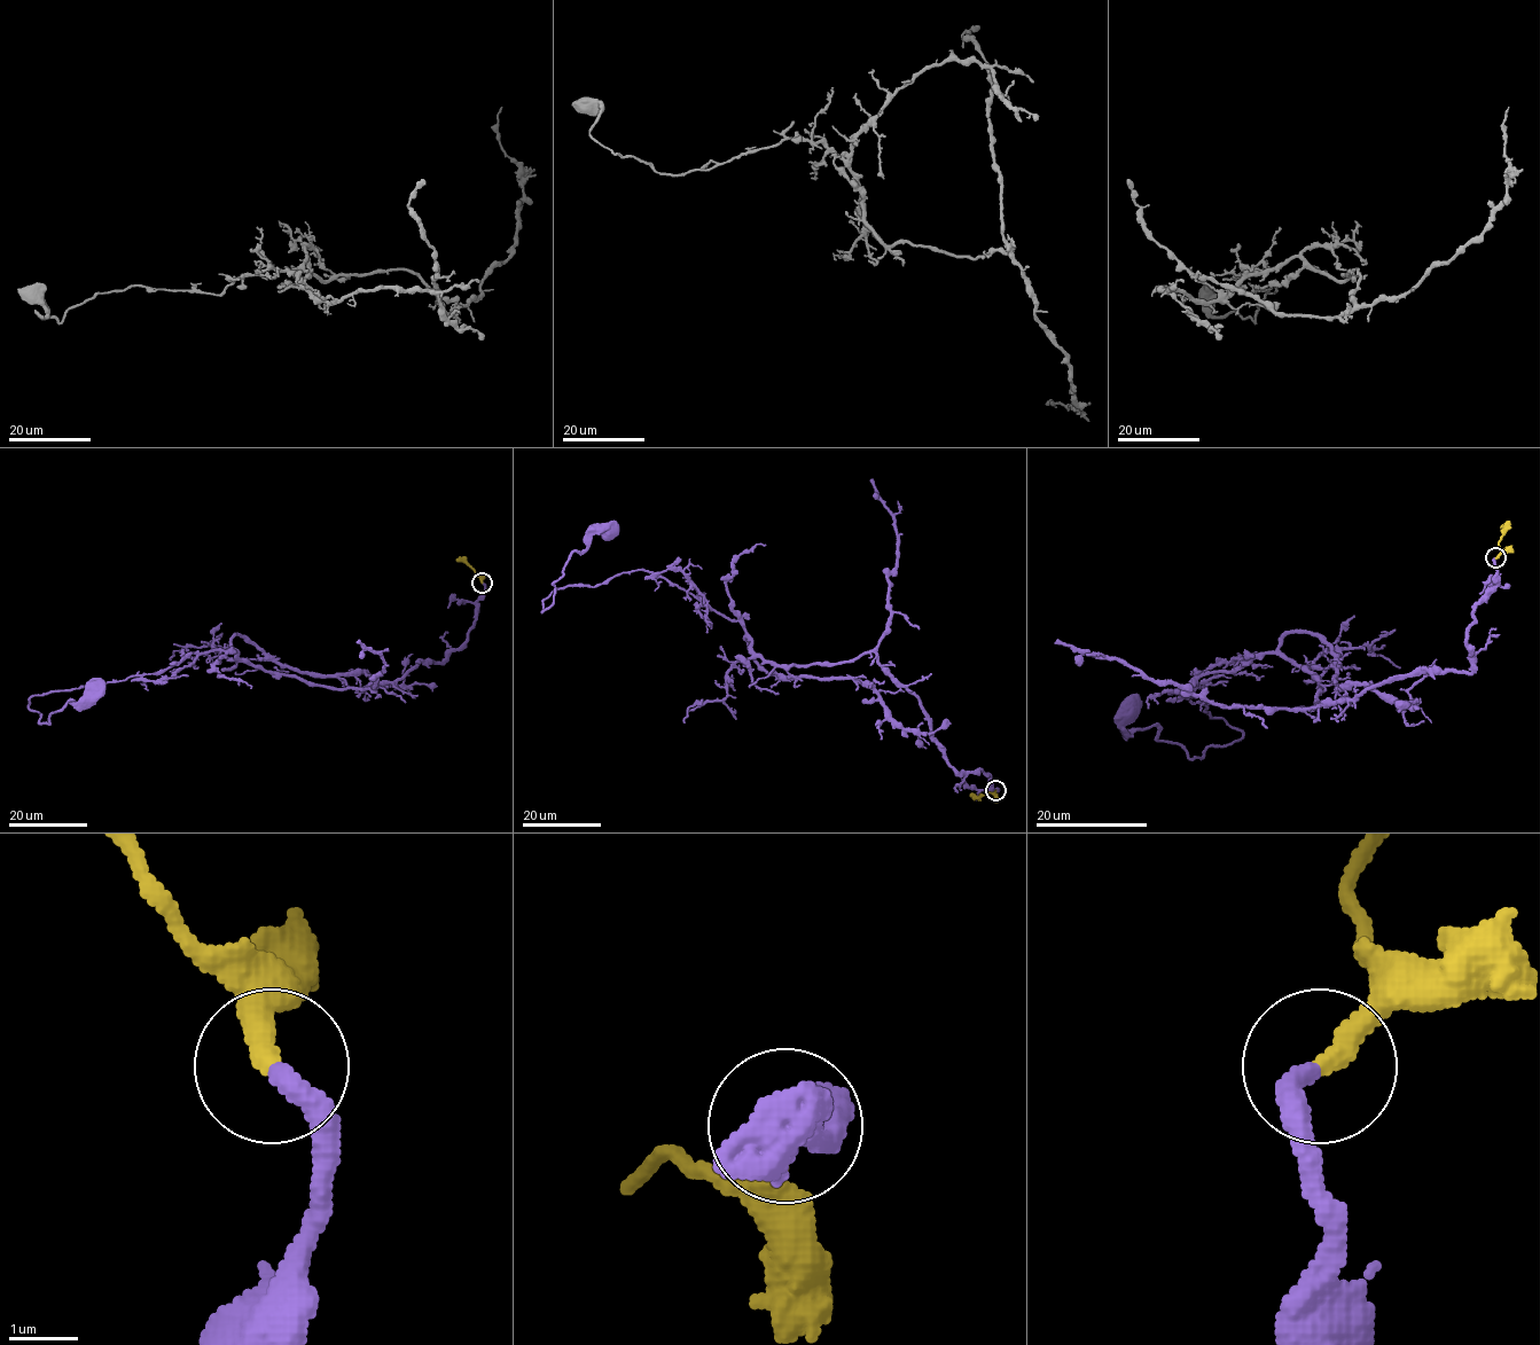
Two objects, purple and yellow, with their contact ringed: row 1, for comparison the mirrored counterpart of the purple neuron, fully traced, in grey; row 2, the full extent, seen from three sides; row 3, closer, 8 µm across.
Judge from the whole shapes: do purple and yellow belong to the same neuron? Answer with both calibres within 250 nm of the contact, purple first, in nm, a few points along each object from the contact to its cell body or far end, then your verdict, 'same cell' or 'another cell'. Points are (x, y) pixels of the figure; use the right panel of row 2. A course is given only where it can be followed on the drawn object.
calibres 320 and 360 nm; course purple (1496, 557), (1470, 673), (1300, 709), (1310, 674), (1234, 657), (1183, 693), (1243, 735), (1190, 759), (1126, 709); course yellow (1496, 557), (1500, 550), (1502, 525); same cell

